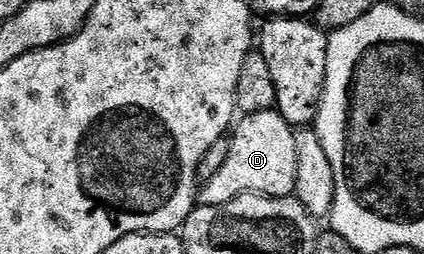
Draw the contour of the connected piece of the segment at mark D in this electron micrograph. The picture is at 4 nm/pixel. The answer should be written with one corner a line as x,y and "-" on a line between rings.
270,109
261,113
249,113
239,118
235,133
236,138
233,139
224,162
205,185
203,182
198,193
199,204
221,205
241,193
264,193
268,197
293,196
300,174
300,156
296,150
296,134
288,120
279,111

